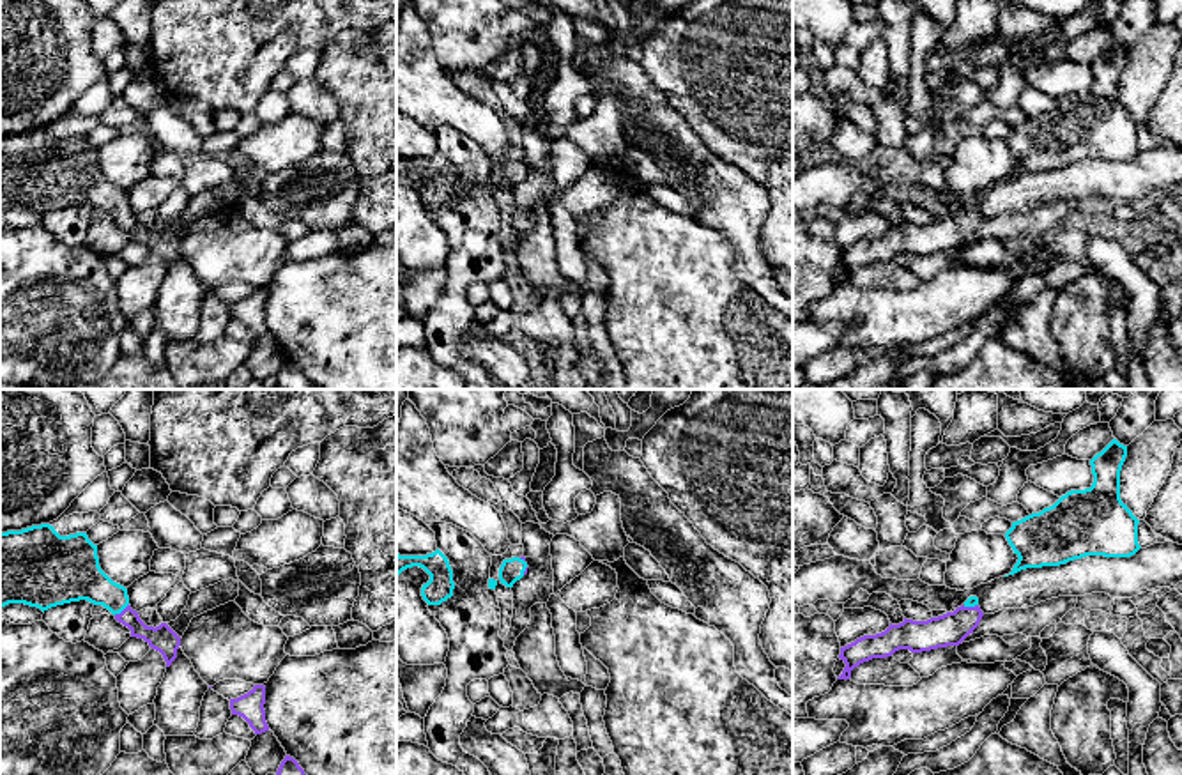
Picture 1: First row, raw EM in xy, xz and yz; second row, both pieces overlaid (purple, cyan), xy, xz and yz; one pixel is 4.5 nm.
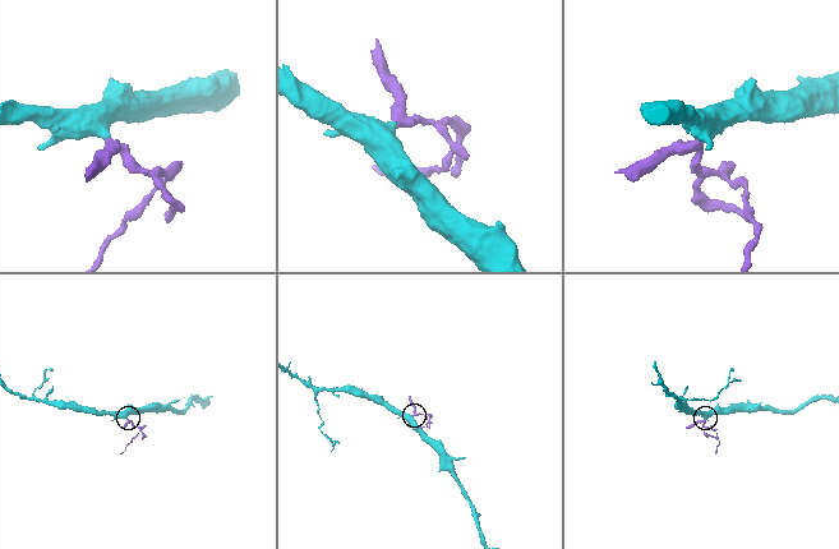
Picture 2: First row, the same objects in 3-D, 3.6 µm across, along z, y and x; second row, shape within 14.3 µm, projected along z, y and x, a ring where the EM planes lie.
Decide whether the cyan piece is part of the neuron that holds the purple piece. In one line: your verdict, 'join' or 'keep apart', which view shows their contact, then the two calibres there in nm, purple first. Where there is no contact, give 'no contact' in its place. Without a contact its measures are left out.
join | xy | 120/200 nm

